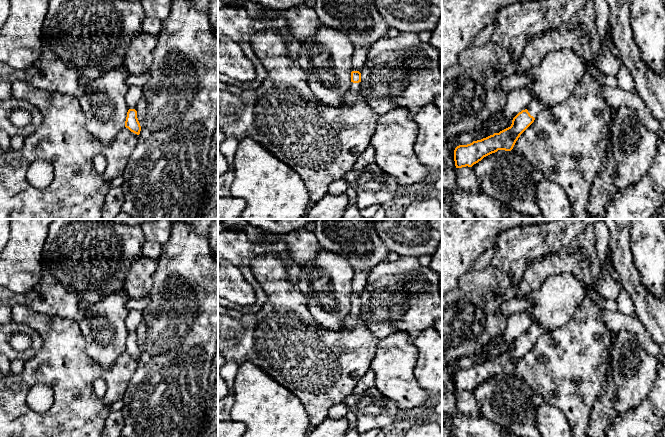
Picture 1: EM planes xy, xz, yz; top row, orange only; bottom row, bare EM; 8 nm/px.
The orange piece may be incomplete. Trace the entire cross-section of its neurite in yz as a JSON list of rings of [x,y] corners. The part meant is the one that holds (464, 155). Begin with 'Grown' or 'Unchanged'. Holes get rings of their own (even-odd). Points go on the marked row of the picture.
Grown. [[[533,99],[525,110],[513,118],[510,127],[470,144],[457,146],[454,150],[456,168],[472,167],[498,150],[511,151],[520,135],[534,122],[537,115],[548,107],[541,100]]]

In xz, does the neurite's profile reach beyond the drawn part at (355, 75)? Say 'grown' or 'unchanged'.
grown

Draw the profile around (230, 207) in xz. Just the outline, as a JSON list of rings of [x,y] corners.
[[[218,197],[218,219],[240,219],[246,202],[241,198]]]

